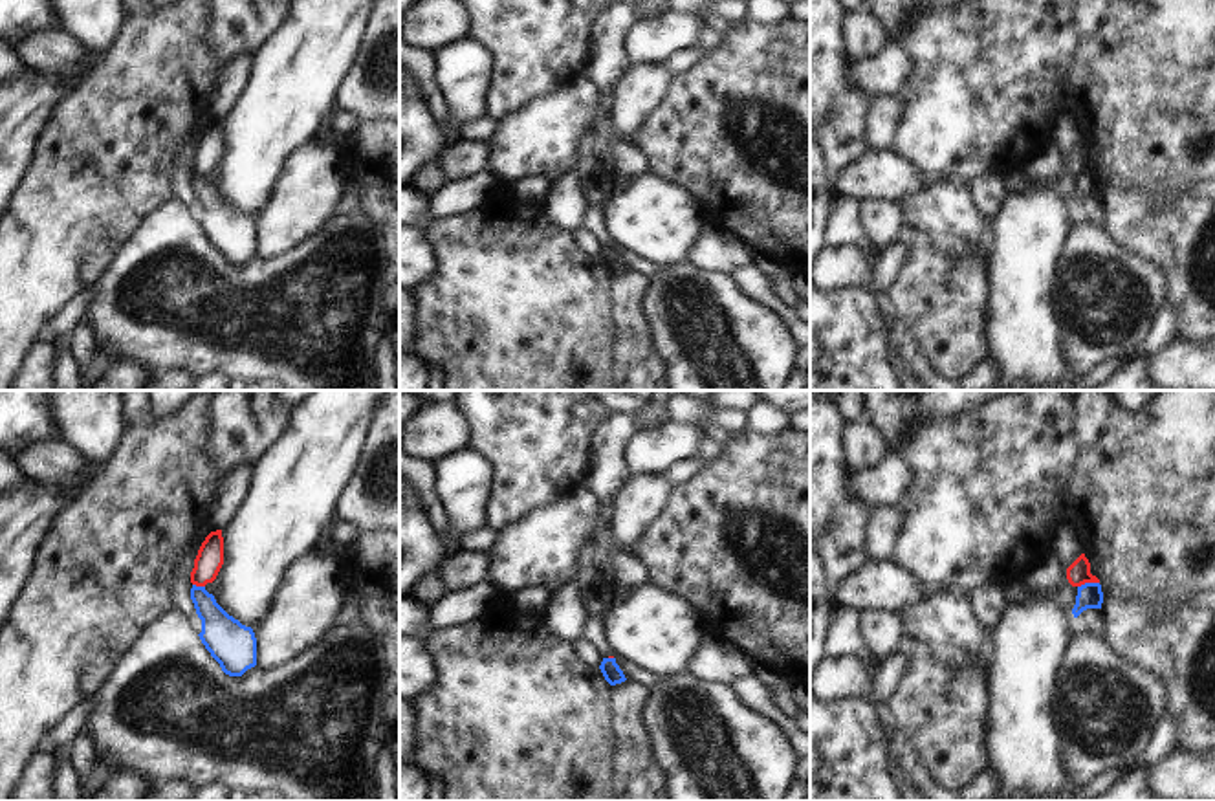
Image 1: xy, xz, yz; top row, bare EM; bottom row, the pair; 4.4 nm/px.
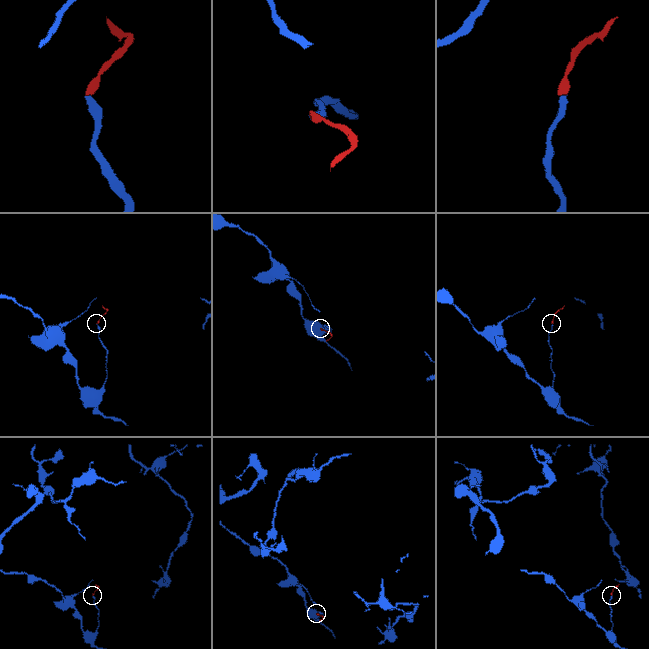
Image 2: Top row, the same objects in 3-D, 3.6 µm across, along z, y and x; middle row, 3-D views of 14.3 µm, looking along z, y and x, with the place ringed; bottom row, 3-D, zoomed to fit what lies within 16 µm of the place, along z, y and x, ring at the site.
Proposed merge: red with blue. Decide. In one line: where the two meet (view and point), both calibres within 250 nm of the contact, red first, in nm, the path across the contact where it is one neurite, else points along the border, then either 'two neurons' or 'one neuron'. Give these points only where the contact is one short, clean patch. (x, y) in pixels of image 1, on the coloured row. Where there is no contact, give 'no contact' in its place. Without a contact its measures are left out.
contact yz (1087, 581); calibres 100 and 110 nm; two neurons

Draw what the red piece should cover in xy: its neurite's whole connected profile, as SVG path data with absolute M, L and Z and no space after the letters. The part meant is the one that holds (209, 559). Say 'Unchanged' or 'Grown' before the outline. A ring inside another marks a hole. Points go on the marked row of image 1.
Unchanged. M222 530L211 532L202 543L191 572L191 583L205 587L213 583L224 565L224 537Z

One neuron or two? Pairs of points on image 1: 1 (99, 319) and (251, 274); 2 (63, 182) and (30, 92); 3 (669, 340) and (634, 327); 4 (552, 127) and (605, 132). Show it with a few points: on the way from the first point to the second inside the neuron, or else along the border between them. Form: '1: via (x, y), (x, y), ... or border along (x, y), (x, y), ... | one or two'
1: via (121, 275), (165, 244), (184, 244), (207, 261) | one
2: border along (72, 92), (61, 99), (43, 125), (28, 164) | two
3: border along (644, 290), (642, 316), (653, 349), (666, 371) | two
4: via (565, 123), (592, 123) | one

